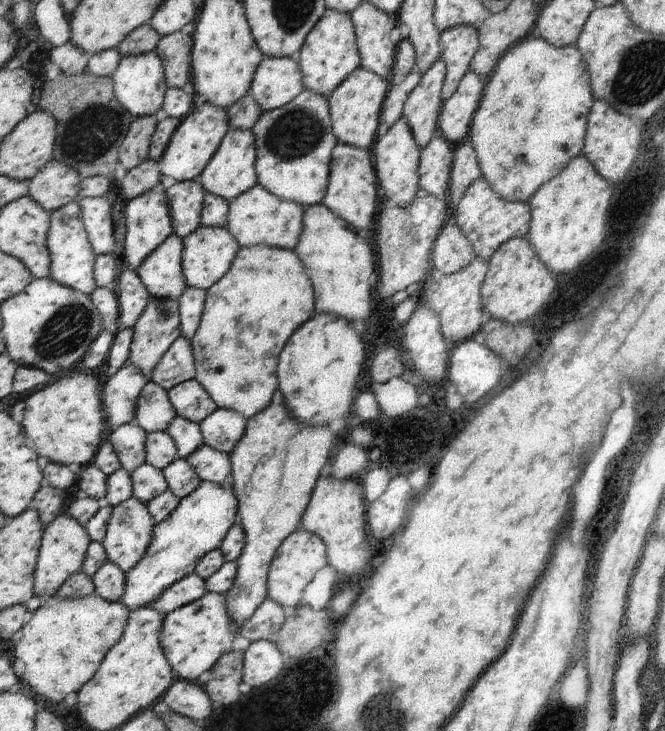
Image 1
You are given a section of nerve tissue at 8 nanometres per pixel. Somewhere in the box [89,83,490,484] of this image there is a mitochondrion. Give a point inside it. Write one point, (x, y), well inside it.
(294, 134)

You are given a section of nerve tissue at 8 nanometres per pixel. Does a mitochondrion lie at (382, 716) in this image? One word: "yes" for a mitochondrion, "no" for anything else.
yes

